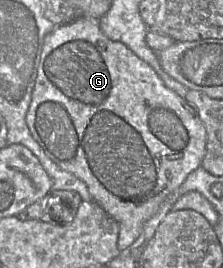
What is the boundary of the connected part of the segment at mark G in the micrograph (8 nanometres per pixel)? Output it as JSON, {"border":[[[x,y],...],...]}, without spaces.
{"border":[[[80,18],[72,23],[58,26],[45,36],[38,76],[26,114],[26,123],[31,135],[45,154],[61,169],[82,180],[87,185],[94,202],[118,223],[117,245],[120,251],[130,247],[142,234],[145,223],[155,215],[161,204],[181,186],[191,172],[201,166],[206,152],[206,130],[194,105],[167,88],[154,69],[136,56],[126,45],[106,37],[100,29],[99,19],[94,18]]]}

